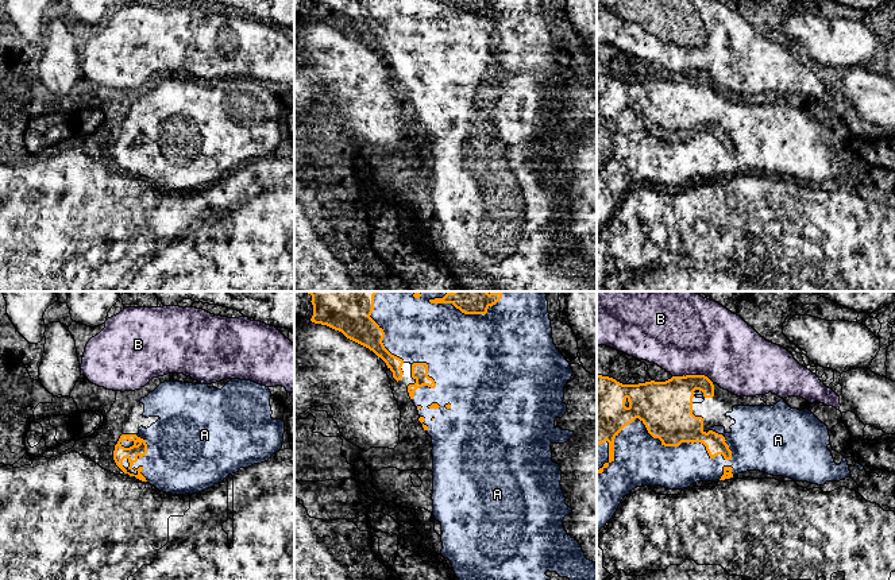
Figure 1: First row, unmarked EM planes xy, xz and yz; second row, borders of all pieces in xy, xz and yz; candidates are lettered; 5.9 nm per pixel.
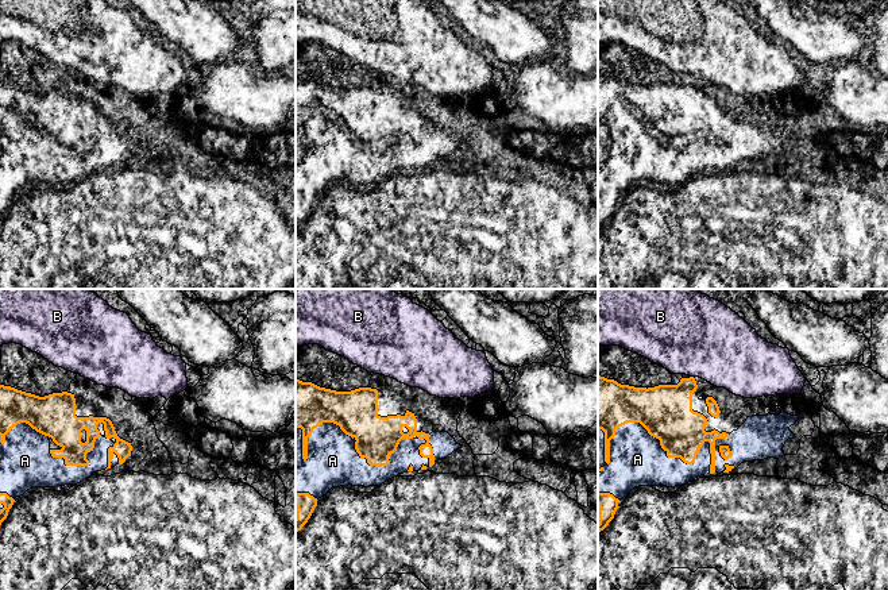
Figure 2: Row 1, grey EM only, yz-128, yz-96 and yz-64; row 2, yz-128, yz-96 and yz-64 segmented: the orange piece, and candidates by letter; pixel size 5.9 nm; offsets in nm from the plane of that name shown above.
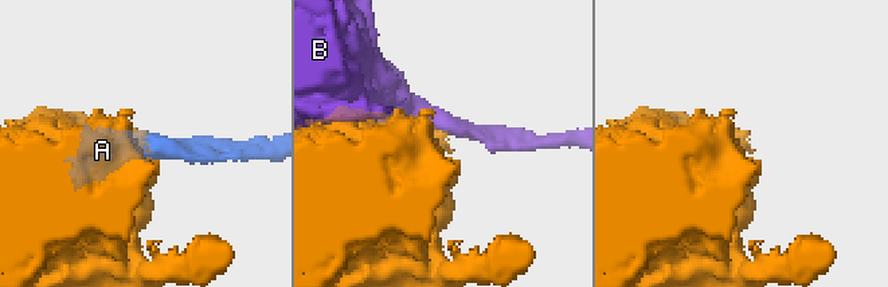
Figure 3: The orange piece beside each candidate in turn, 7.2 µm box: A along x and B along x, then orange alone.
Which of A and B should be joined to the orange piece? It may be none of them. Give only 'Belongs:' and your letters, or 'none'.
Belongs: A

